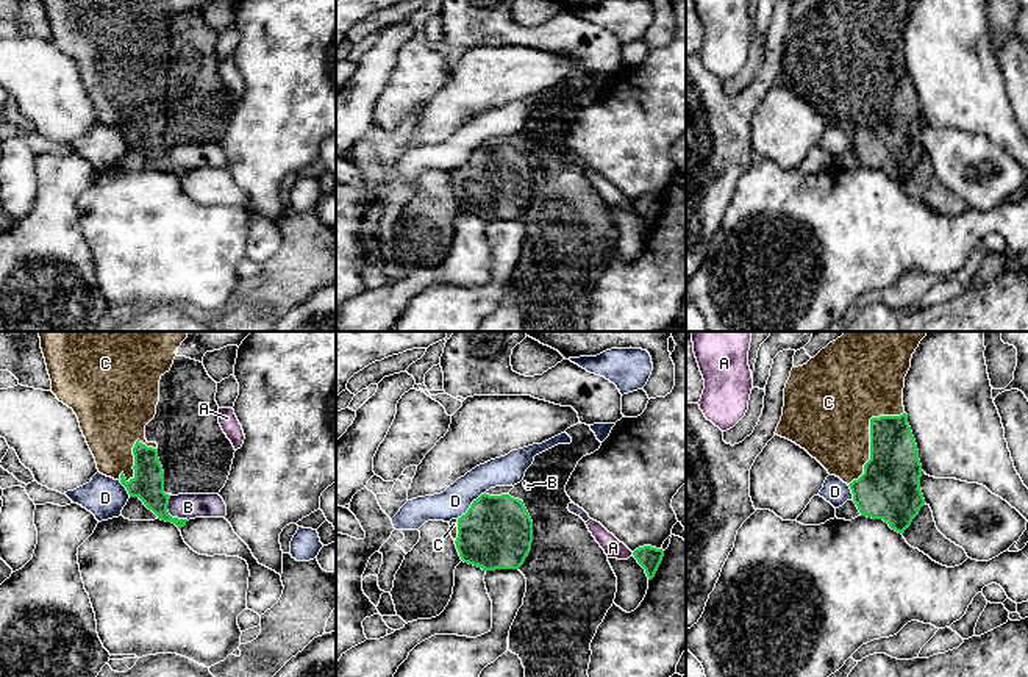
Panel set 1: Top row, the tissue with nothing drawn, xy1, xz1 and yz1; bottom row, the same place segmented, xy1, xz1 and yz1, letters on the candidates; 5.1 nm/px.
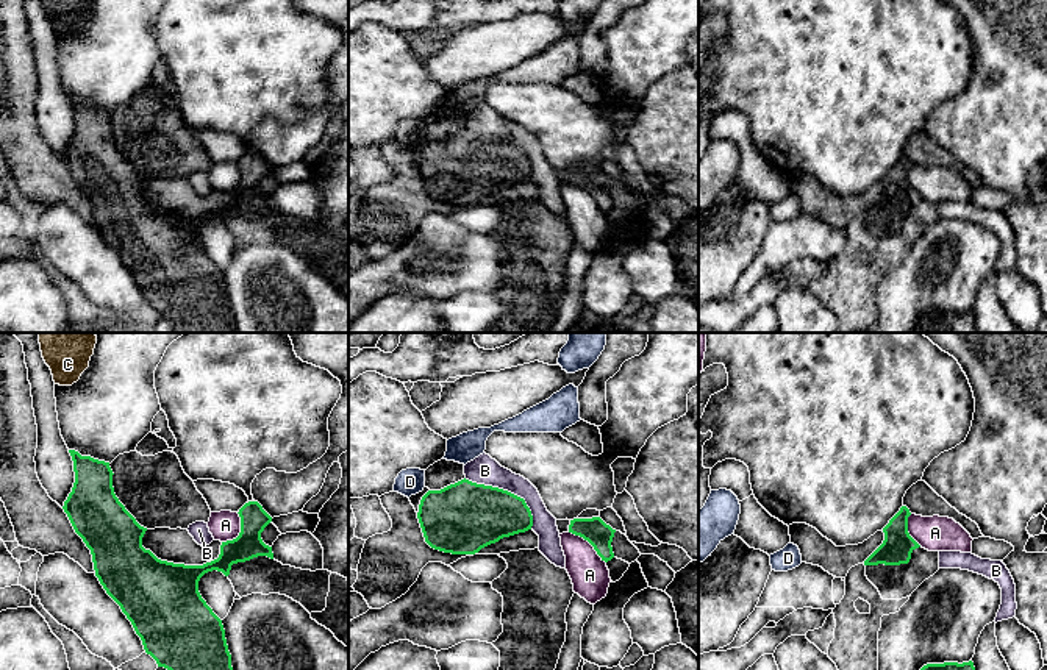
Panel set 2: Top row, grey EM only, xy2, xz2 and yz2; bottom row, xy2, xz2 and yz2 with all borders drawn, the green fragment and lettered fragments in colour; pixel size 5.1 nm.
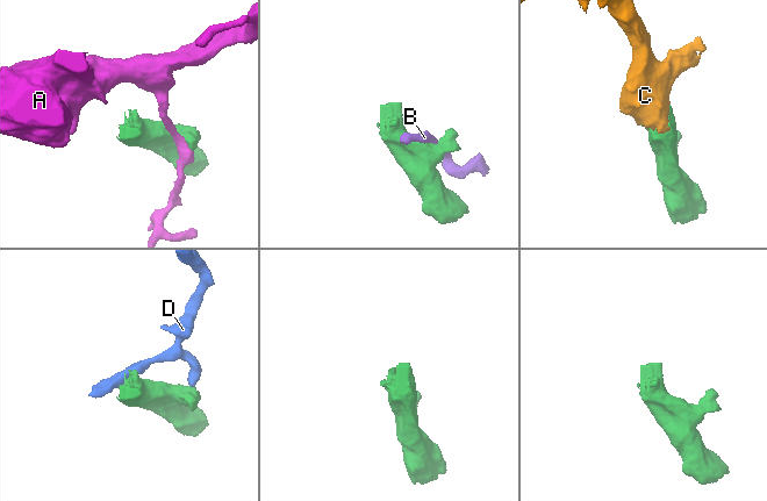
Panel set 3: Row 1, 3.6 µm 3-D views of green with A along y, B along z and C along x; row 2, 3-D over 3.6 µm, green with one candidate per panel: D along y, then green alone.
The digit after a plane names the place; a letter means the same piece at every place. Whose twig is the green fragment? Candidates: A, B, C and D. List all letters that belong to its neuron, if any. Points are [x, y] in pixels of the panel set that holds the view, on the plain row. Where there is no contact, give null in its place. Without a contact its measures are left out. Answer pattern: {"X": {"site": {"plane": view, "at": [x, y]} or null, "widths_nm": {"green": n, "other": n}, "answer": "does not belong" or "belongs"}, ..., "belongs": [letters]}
{"A": {"site": {"plane": "xz2", "at": [589, 192]}, "widths_nm": {"green": 140, "other": 200}, "answer": "does not belong"}, "B": {"site": {"plane": "xz2", "at": [507, 141]}, "widths_nm": {"green": 360, "other": 140}, "answer": "does not belong"}, "C": {"site": {"plane": "yz1", "at": [870, 86]}, "widths_nm": {"green": 300, "other": 440}, "answer": "belongs"}, "D": {"site": {"plane": "xz1", "at": [471, 155]}, "widths_nm": {"green": 360, "other": 160}, "answer": "does not belong"}, "belongs": ["C"]}

